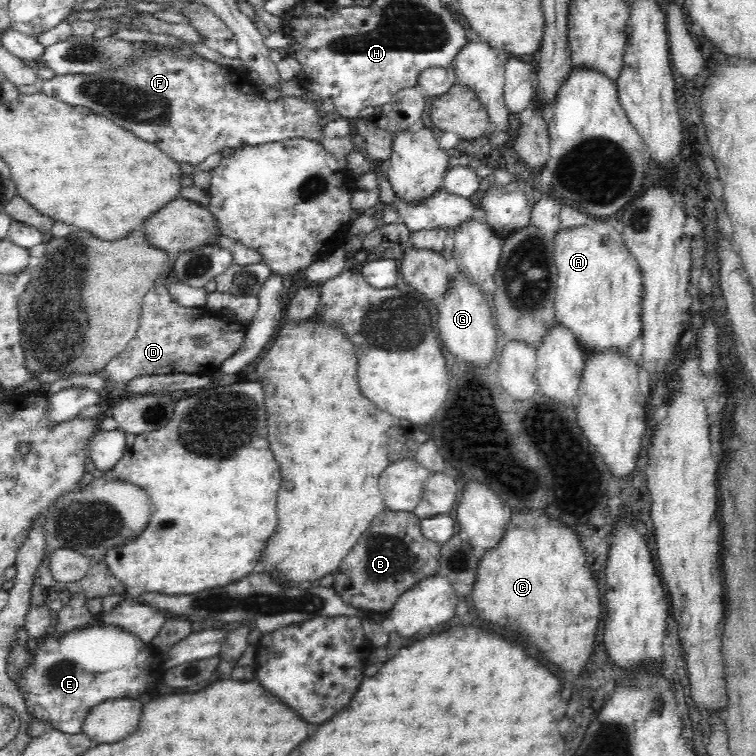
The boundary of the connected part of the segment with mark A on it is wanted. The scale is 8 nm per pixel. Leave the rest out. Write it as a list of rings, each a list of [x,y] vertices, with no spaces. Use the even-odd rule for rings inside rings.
[[[593,219],[592,223],[591,228],[561,228],[551,239],[557,268],[555,317],[573,332],[585,355],[606,350],[627,352],[628,344],[640,334],[641,270],[617,224]]]

